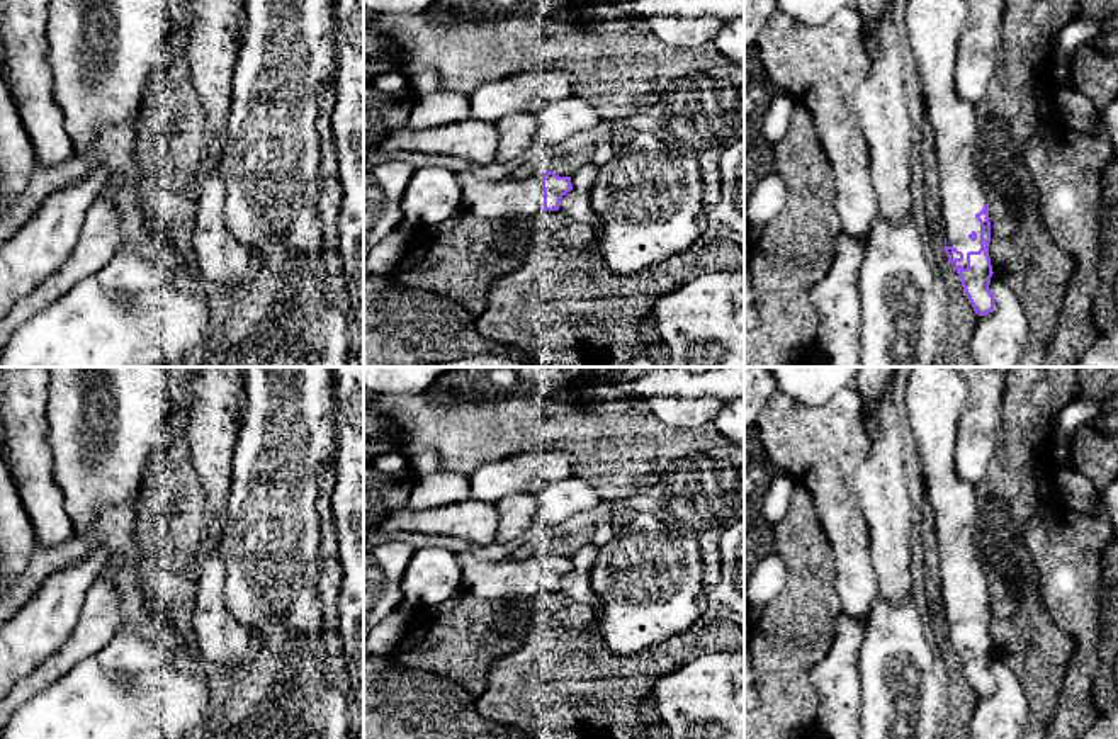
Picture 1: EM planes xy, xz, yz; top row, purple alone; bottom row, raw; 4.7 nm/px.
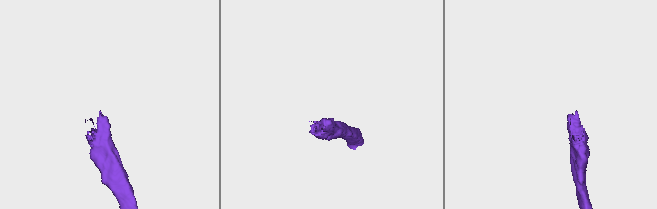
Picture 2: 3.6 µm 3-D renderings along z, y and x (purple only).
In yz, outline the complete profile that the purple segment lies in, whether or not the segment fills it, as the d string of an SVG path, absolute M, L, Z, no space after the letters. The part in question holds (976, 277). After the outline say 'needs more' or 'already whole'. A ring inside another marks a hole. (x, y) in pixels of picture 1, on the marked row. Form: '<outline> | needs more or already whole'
M907 0L904 24L914 56L928 124L938 158L945 253L979 316L994 309L989 289L989 204L977 180L977 105L963 100L955 85L958 39L967 20L965 0Z | needs more

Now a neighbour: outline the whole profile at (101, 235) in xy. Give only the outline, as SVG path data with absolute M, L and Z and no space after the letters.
M121 177L109 180L105 190L88 207L78 243L66 262L36 291L20 297L0 323L0 352L24 321L63 297L75 284L93 275L112 260L122 241L122 217L112 202L112 192L121 185Z

